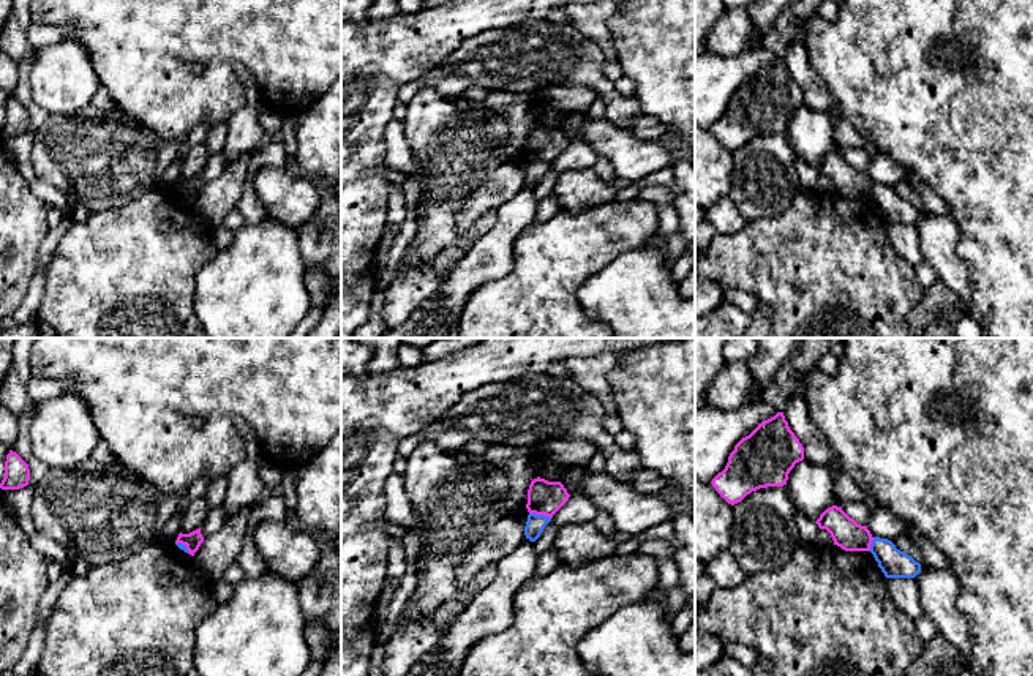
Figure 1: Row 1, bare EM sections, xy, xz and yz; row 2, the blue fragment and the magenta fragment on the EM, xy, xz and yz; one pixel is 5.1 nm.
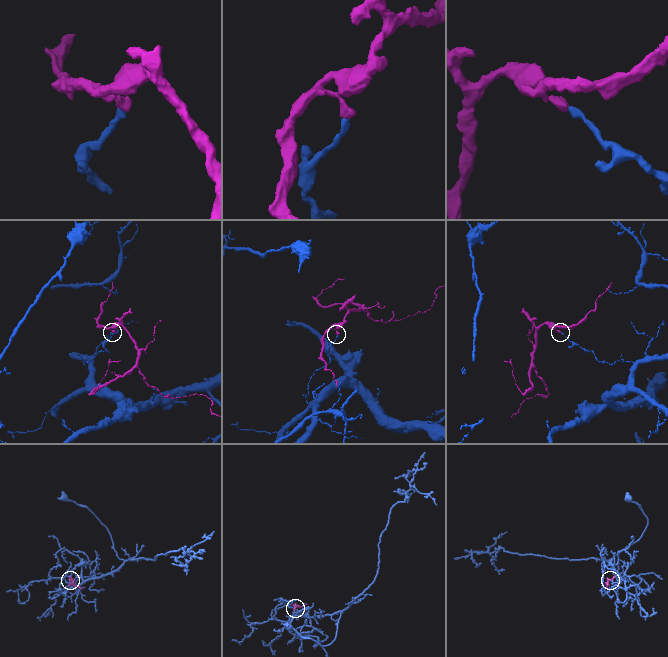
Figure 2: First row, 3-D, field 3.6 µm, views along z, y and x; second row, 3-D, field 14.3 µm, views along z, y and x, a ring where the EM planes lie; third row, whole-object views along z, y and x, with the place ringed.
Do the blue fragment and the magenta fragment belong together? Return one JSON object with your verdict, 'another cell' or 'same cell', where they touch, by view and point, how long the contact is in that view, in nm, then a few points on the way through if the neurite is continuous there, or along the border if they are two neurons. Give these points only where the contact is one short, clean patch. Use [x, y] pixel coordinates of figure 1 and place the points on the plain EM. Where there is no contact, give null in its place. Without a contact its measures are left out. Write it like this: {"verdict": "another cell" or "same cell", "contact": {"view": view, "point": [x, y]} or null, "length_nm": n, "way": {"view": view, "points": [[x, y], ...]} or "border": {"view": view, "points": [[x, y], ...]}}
{"verdict": "another cell", "contact": {"view": "xz", "point": [540, 161]}, "length_nm": 120, "border": {"view": "xz", "points": [[529, 158], [550, 165]]}}

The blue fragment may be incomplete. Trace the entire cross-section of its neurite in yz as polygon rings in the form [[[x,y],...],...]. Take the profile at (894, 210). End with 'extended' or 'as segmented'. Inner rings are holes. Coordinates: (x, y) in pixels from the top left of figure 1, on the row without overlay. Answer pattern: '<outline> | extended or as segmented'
[[[873,183],[870,199],[886,224],[915,224],[921,218],[921,210],[888,185]]] | as segmented

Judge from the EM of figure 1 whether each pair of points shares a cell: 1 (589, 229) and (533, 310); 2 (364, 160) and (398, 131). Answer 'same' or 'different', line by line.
1: same
2: different

